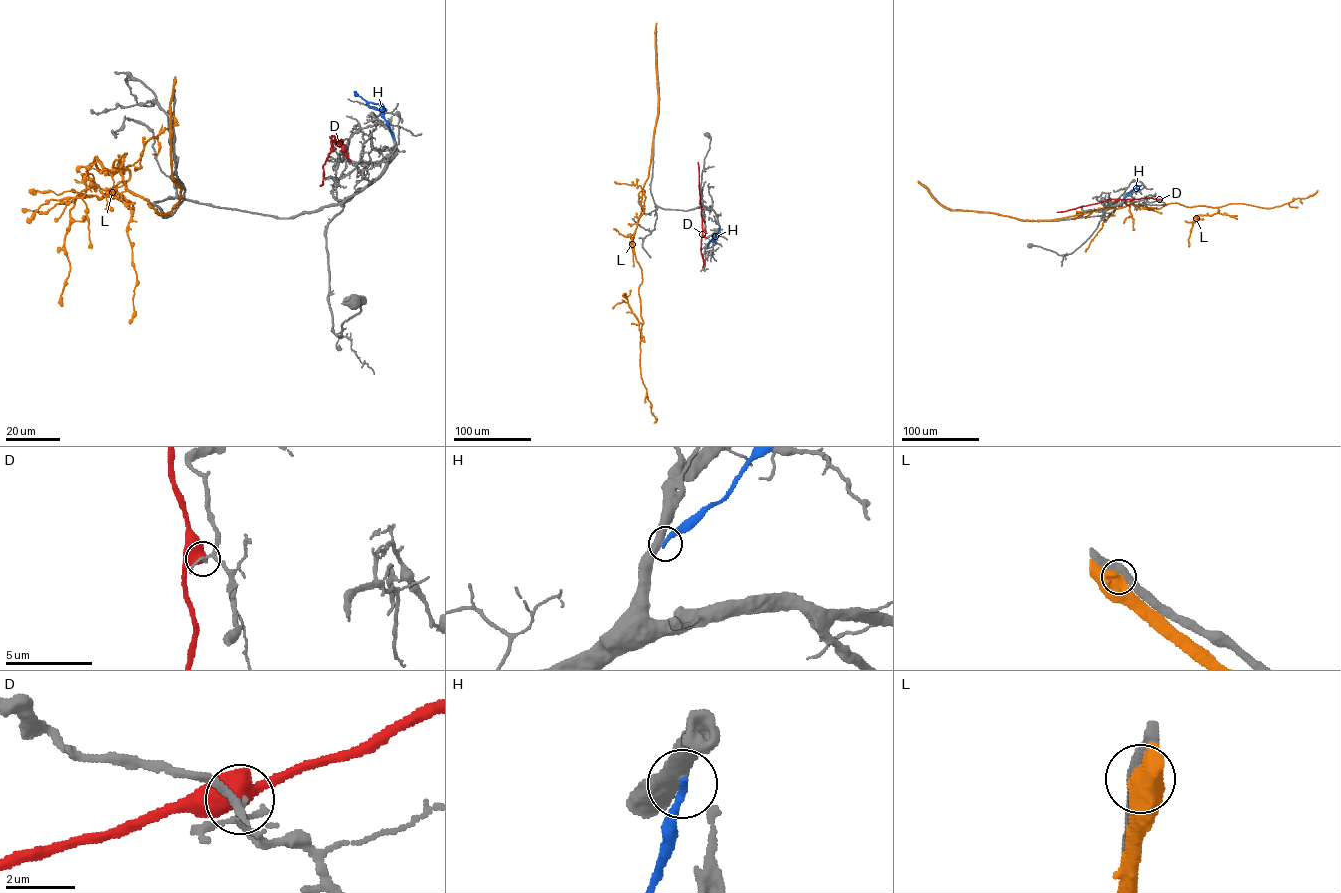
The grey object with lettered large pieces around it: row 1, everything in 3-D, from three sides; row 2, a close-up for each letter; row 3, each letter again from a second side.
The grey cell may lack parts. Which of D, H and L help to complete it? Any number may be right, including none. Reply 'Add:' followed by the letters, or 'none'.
Add: none

